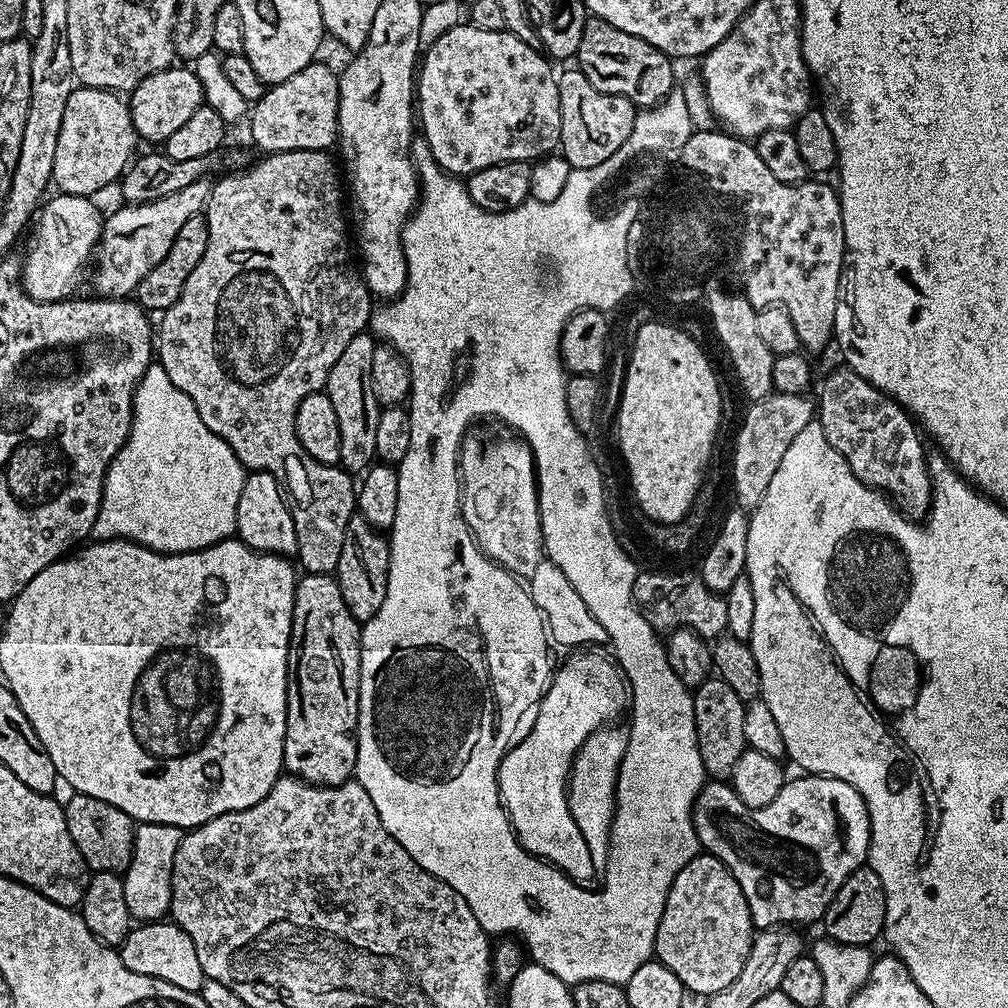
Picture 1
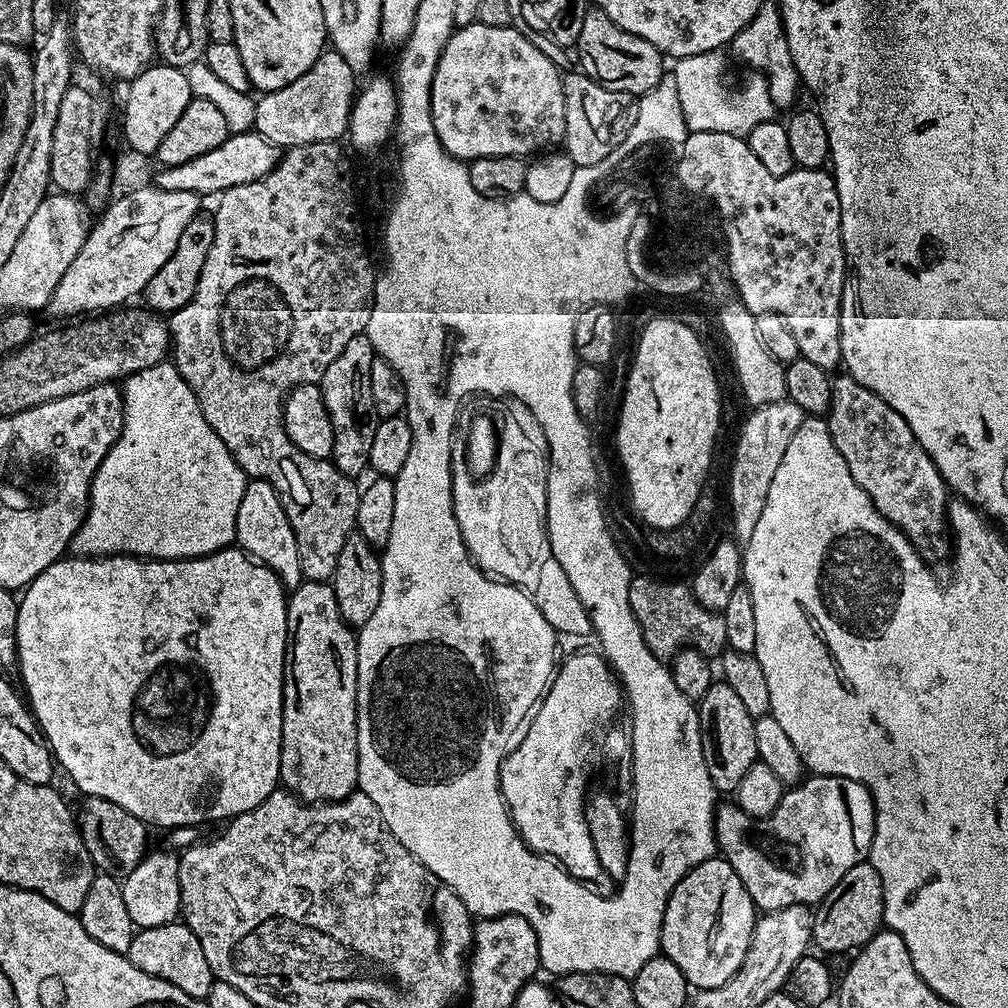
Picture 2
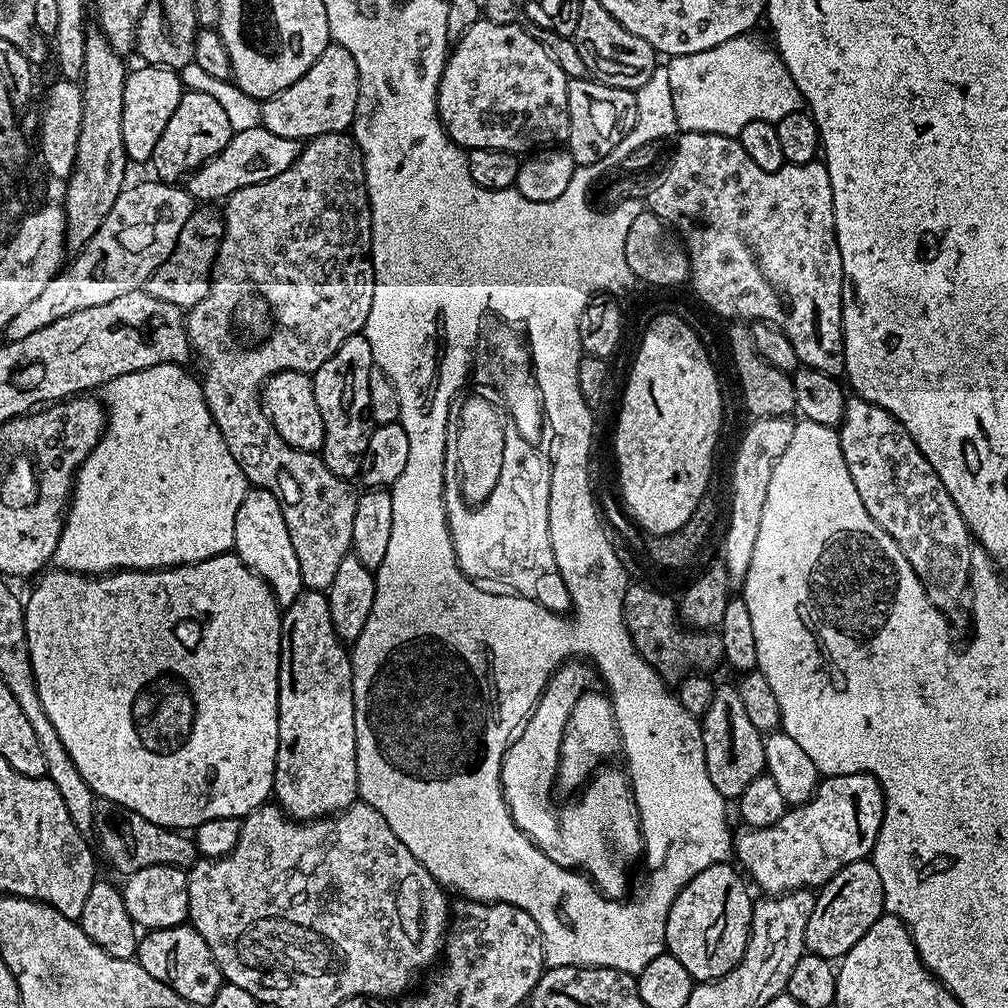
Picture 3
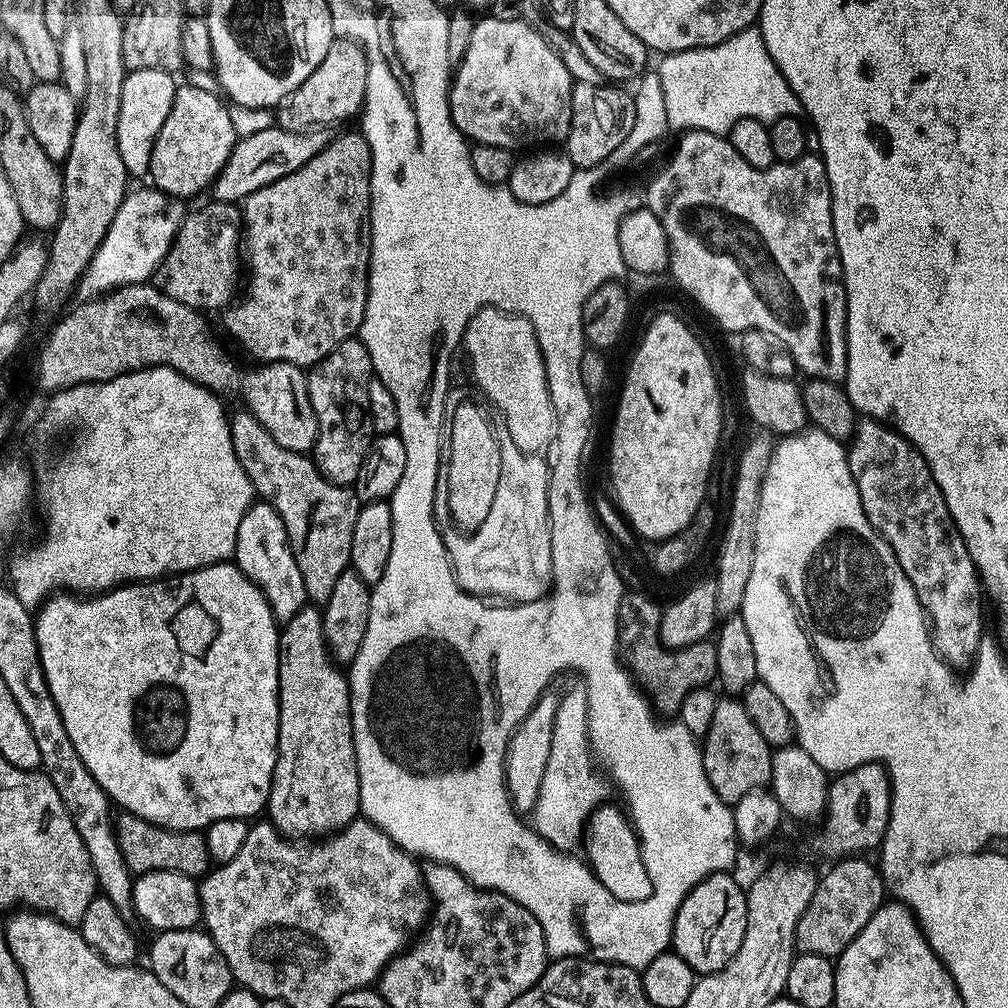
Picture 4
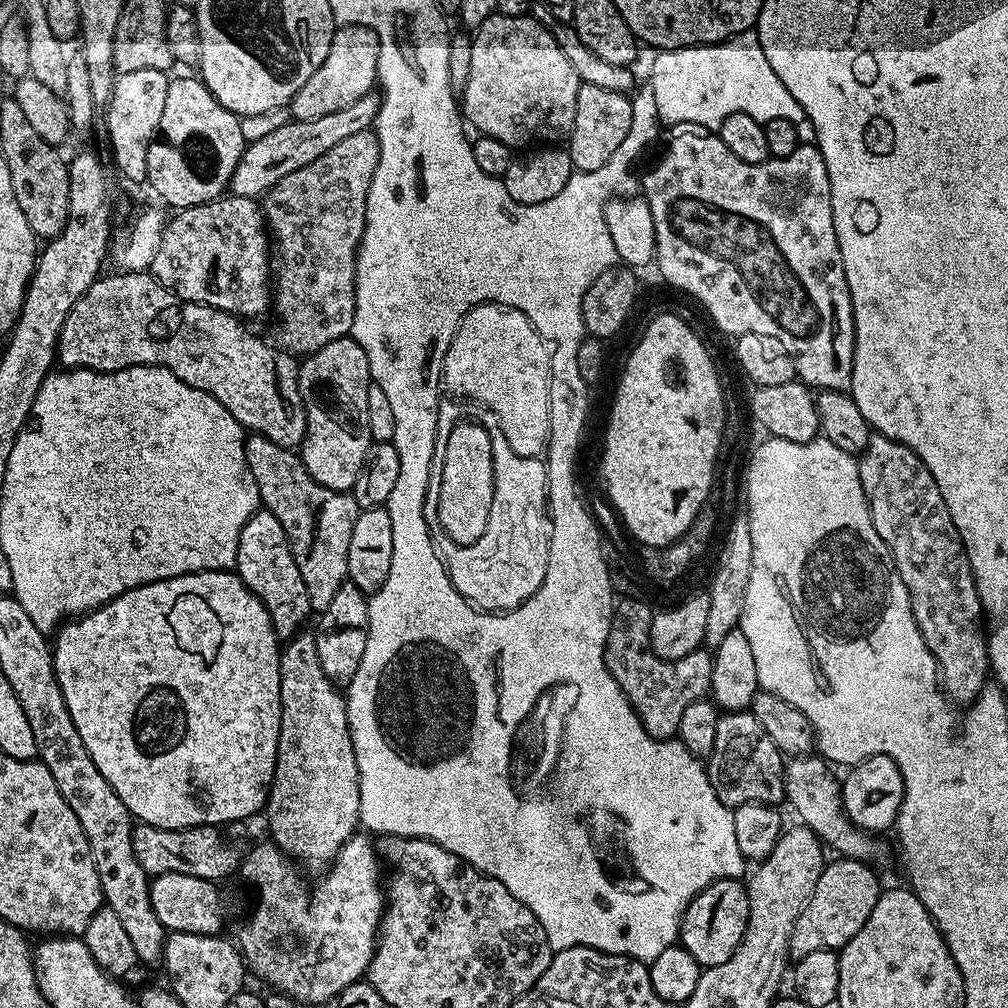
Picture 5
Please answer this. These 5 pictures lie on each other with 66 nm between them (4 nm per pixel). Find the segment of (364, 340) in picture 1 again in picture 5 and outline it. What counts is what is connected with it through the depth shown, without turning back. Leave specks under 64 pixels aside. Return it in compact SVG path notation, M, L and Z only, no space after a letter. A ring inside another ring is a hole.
M351 335L338 338L334 342L326 342L322 350L309 352L299 361L298 390L302 394L308 425L298 455L310 478L335 492L351 492L358 478L358 470L362 470L366 450L374 442L370 434L370 414L366 410L366 394L371 384L372 375L366 350L362 350L362 346L358 346L358 342Z

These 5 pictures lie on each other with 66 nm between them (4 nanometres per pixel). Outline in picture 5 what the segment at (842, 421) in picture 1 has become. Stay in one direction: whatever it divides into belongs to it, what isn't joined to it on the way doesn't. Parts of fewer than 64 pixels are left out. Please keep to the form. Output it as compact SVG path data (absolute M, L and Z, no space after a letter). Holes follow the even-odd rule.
M879 434L872 435L866 450L860 453L858 463L862 490L868 499L874 530L878 530L878 538L882 538L882 542L886 542L892 551L892 561L908 591L916 625L936 663L941 689L949 701L957 705L971 705L990 680L988 642L970 558L954 526L954 518L950 518L942 490L938 482L934 482L934 474L926 470L922 458L918 458L914 450Z

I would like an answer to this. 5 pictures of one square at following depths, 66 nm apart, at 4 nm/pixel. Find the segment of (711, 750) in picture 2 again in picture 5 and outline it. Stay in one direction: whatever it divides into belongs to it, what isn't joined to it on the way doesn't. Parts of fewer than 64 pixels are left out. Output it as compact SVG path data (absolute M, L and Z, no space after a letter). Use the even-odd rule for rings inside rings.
M751 711L724 712L721 715L714 737L714 750L706 757L706 767L714 794L718 794L728 808L736 809L744 803L776 806L785 799L785 757L778 746L770 742L770 734L762 730L758 718L754 718Z

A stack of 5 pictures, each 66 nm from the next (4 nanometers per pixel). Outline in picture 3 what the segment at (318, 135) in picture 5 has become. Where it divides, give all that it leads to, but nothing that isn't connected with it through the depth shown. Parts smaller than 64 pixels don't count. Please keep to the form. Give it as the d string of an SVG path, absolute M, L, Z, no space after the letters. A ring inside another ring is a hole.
M264 127L251 128L241 132L233 132L230 142L214 158L197 168L187 177L186 187L196 202L216 202L212 200L227 201L242 186L254 186L258 182L266 182L270 178L282 174L300 154L301 141L290 138L278 138L278 134L270 134Z

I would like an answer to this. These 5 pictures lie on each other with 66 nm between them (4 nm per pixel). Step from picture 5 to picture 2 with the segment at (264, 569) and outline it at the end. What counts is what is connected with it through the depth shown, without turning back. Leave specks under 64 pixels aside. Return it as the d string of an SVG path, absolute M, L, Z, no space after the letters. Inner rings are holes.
M249 479L244 486L242 502L238 502L235 543L253 560L265 564L274 573L285 589L291 590L303 584L302 562L298 558L298 542L294 542L294 530L286 518L286 510L280 495L265 480Z

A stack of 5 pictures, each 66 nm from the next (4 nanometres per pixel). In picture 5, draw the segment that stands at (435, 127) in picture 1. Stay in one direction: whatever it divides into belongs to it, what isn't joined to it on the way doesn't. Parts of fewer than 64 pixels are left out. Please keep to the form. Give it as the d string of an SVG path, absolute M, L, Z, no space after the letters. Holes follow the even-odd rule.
M493 14L486 18L486 22L482 22L480 27L475 29L472 36L472 53L470 54L470 78L466 82L462 93L462 116L469 125L472 124L477 129L479 135L489 136L490 138L498 138L498 142L506 142L513 150L520 150L527 144L536 144L532 146L552 146L557 142L567 141L572 134L574 126L574 114L578 106L578 90L580 89L581 80L574 70L574 66L570 66L570 58L566 58L564 48L558 46L558 42L552 37L551 31L543 28L537 20L533 20L531 15L527 16L502 16Z

